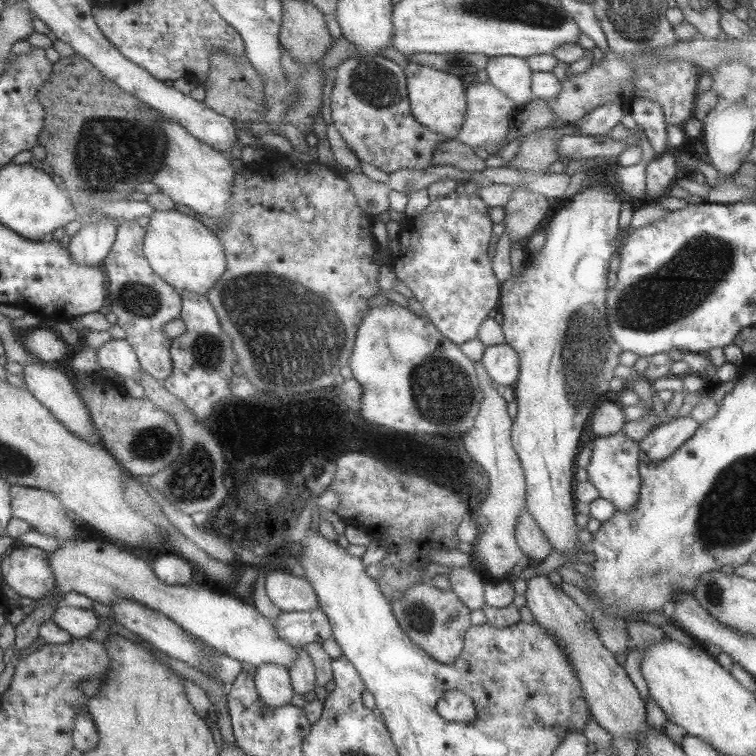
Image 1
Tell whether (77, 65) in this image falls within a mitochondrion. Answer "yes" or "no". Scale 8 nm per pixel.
no

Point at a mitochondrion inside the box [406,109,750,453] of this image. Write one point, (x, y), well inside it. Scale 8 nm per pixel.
(689, 280)

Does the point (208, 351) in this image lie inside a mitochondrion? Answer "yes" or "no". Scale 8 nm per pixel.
yes

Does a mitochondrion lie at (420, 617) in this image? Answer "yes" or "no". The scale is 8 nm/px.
yes

